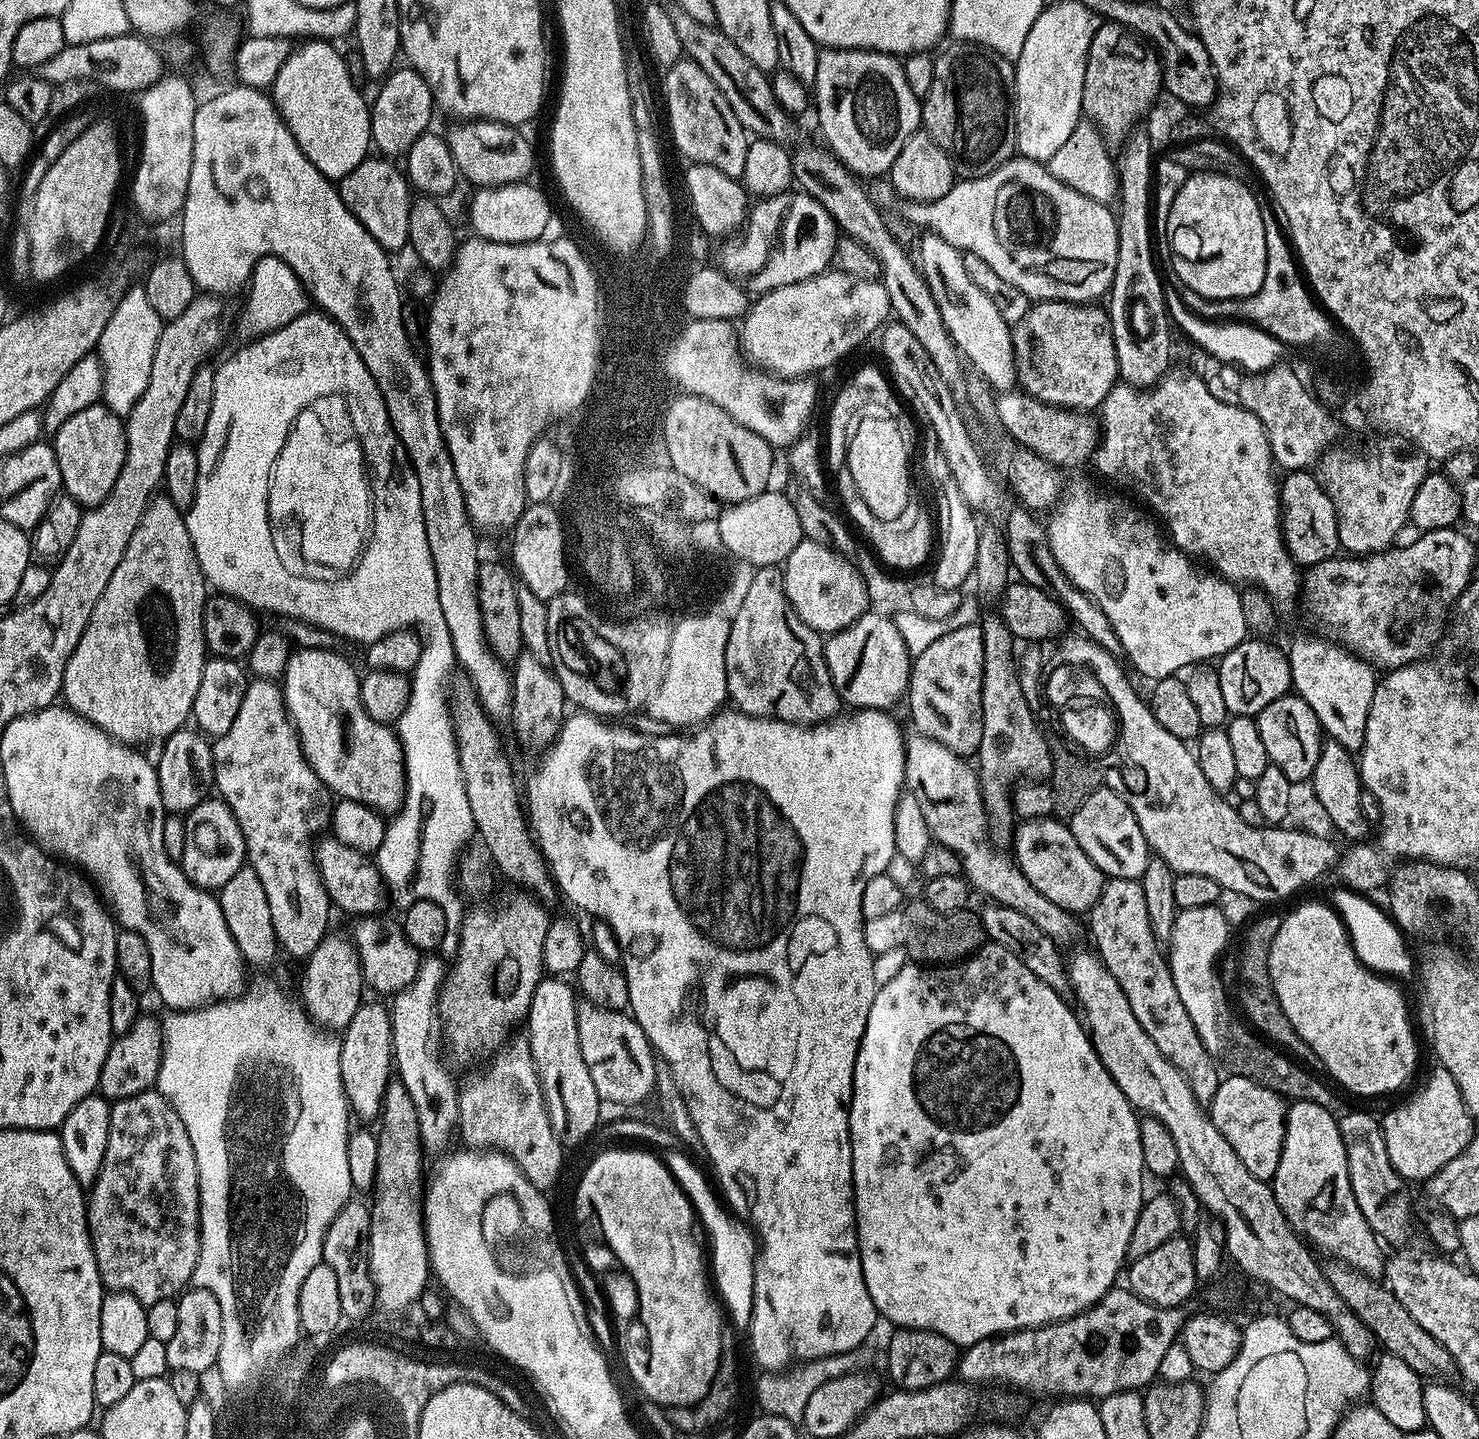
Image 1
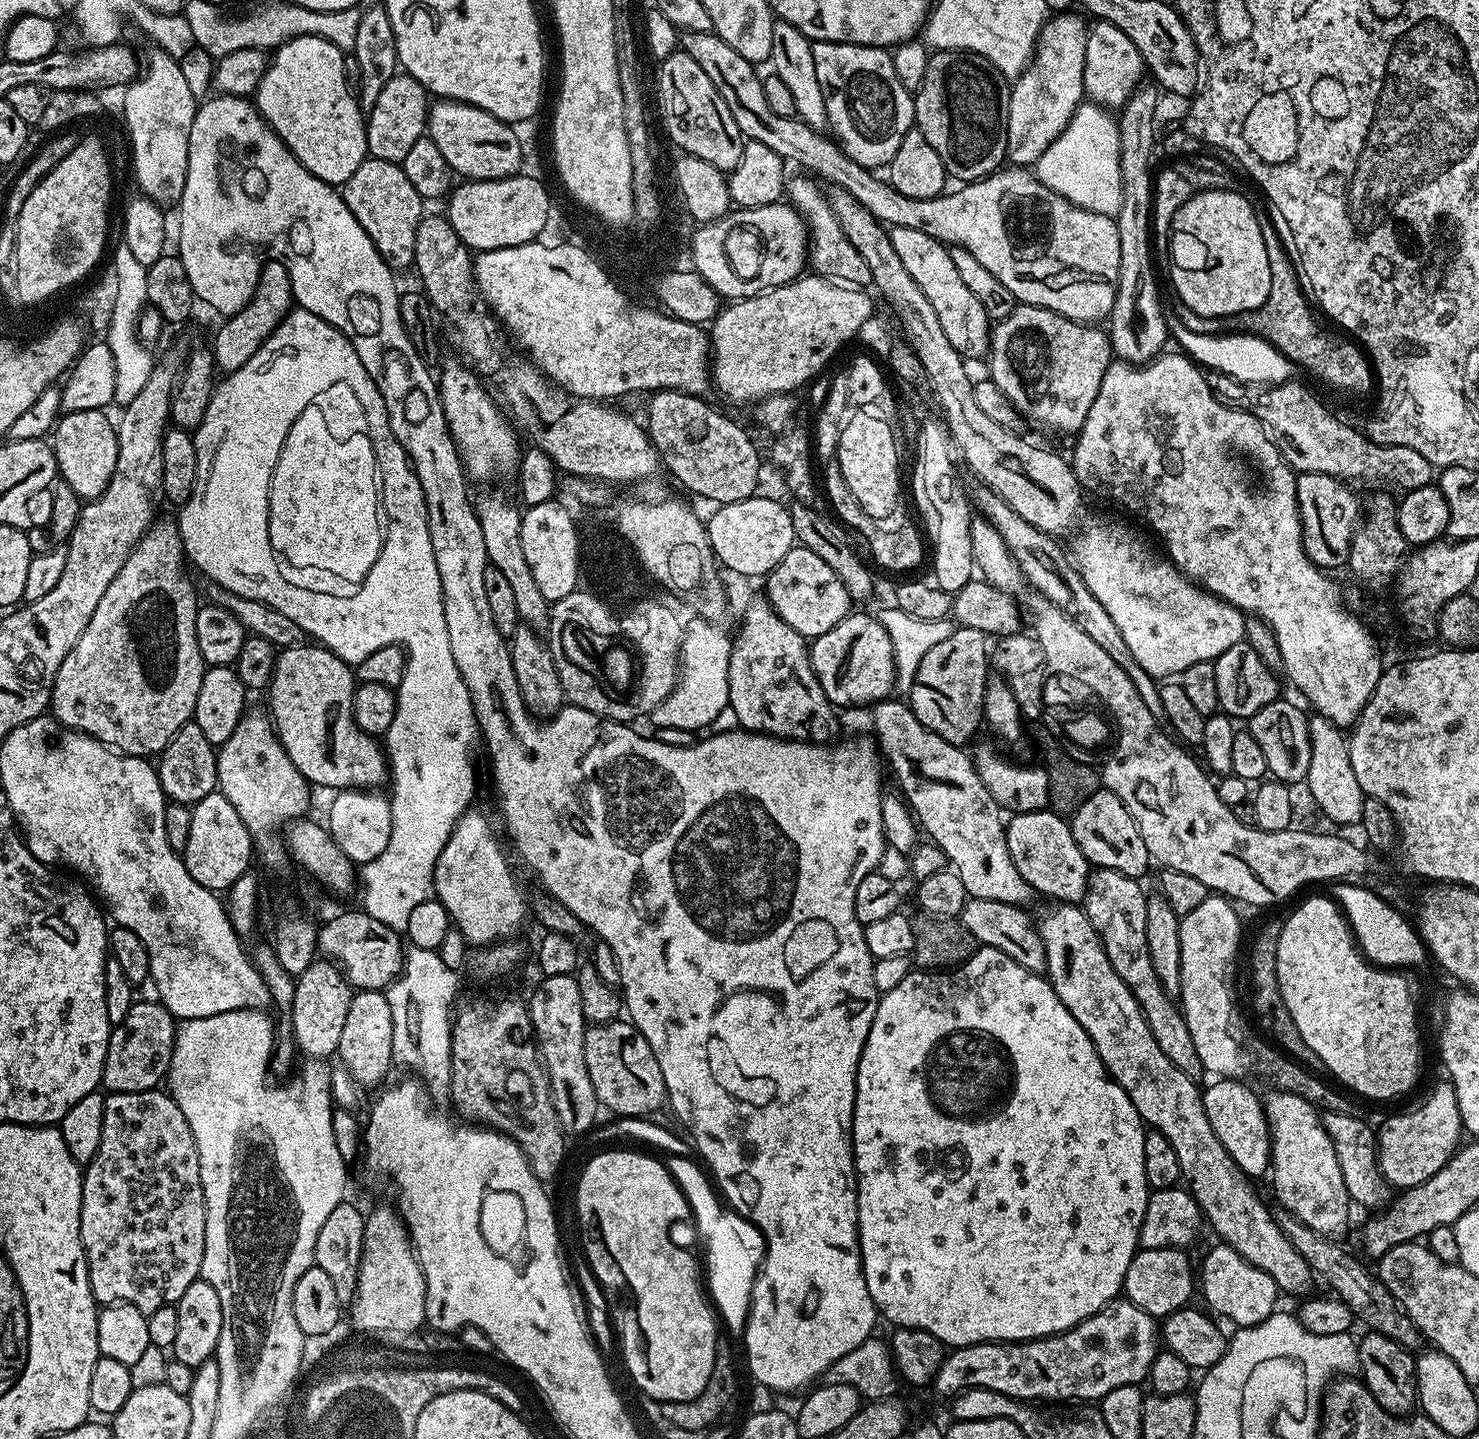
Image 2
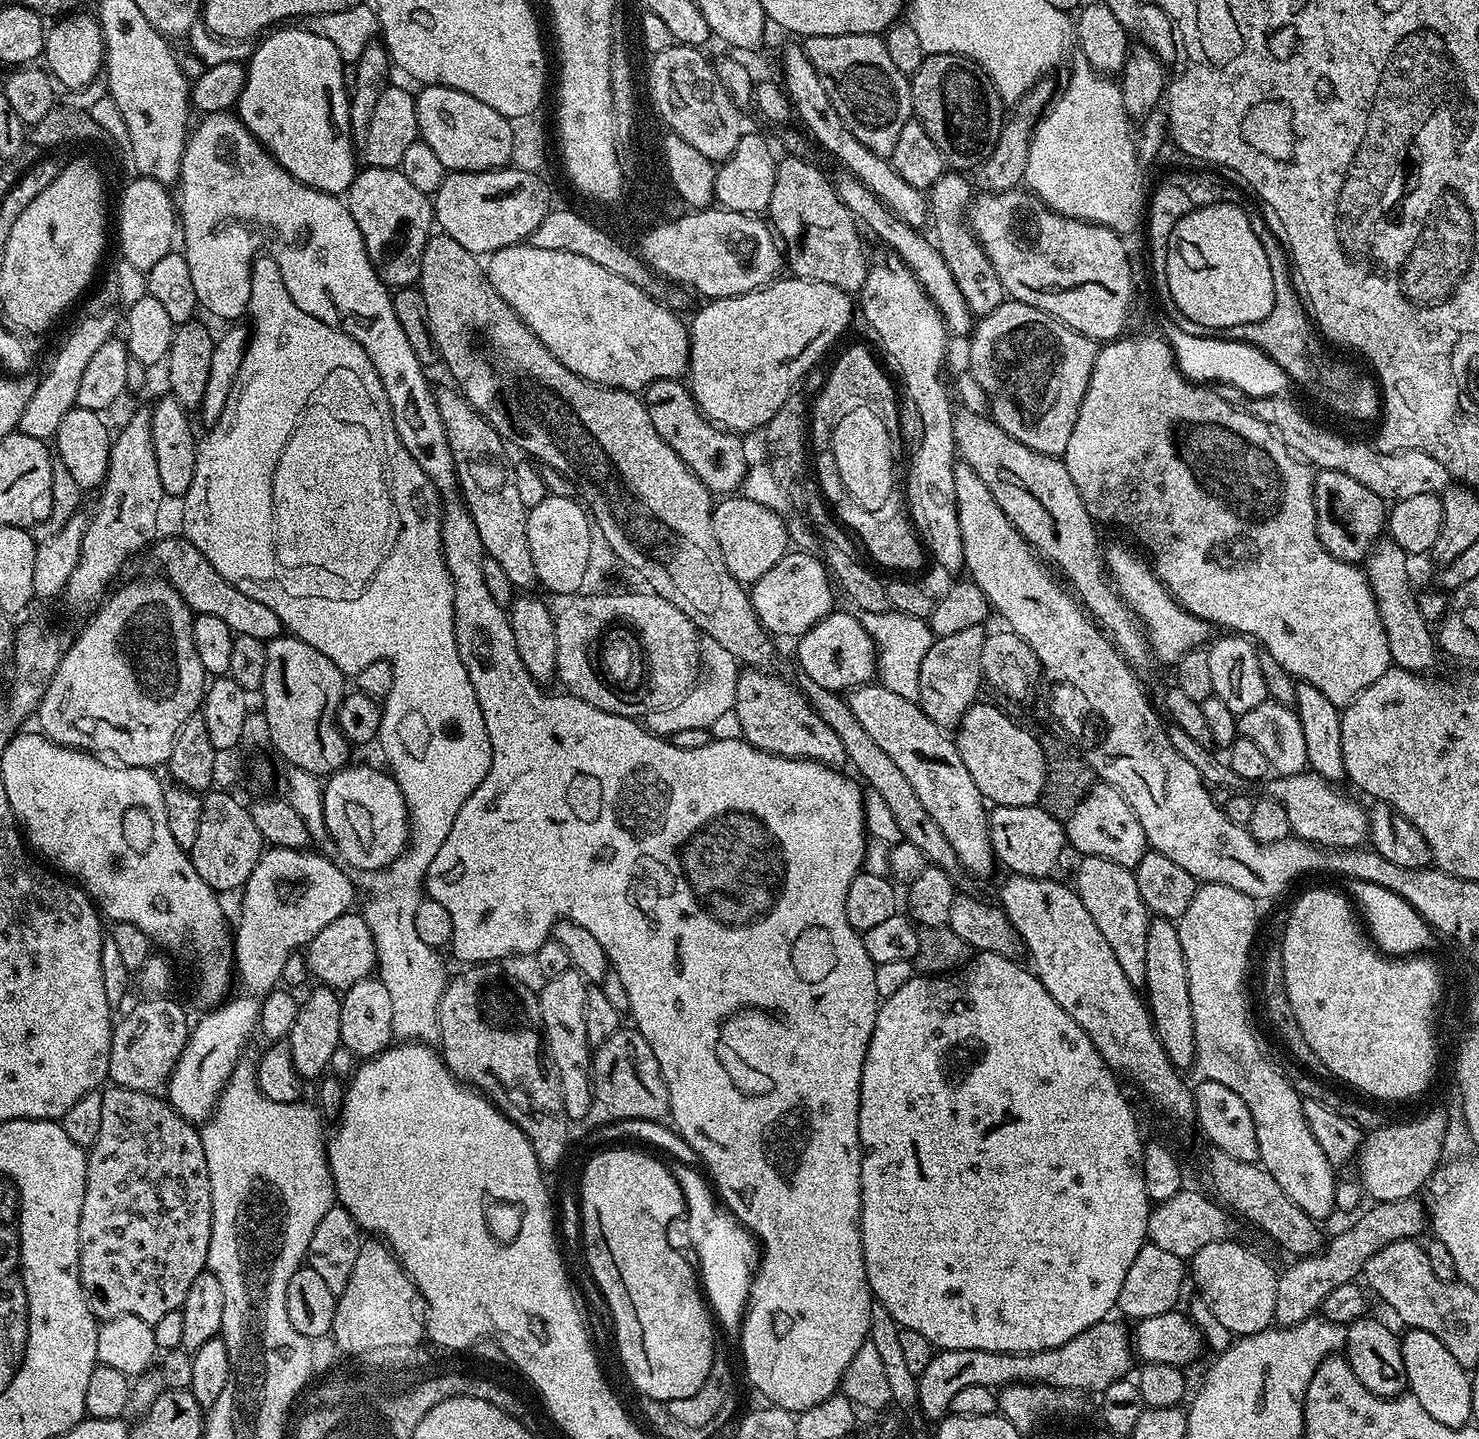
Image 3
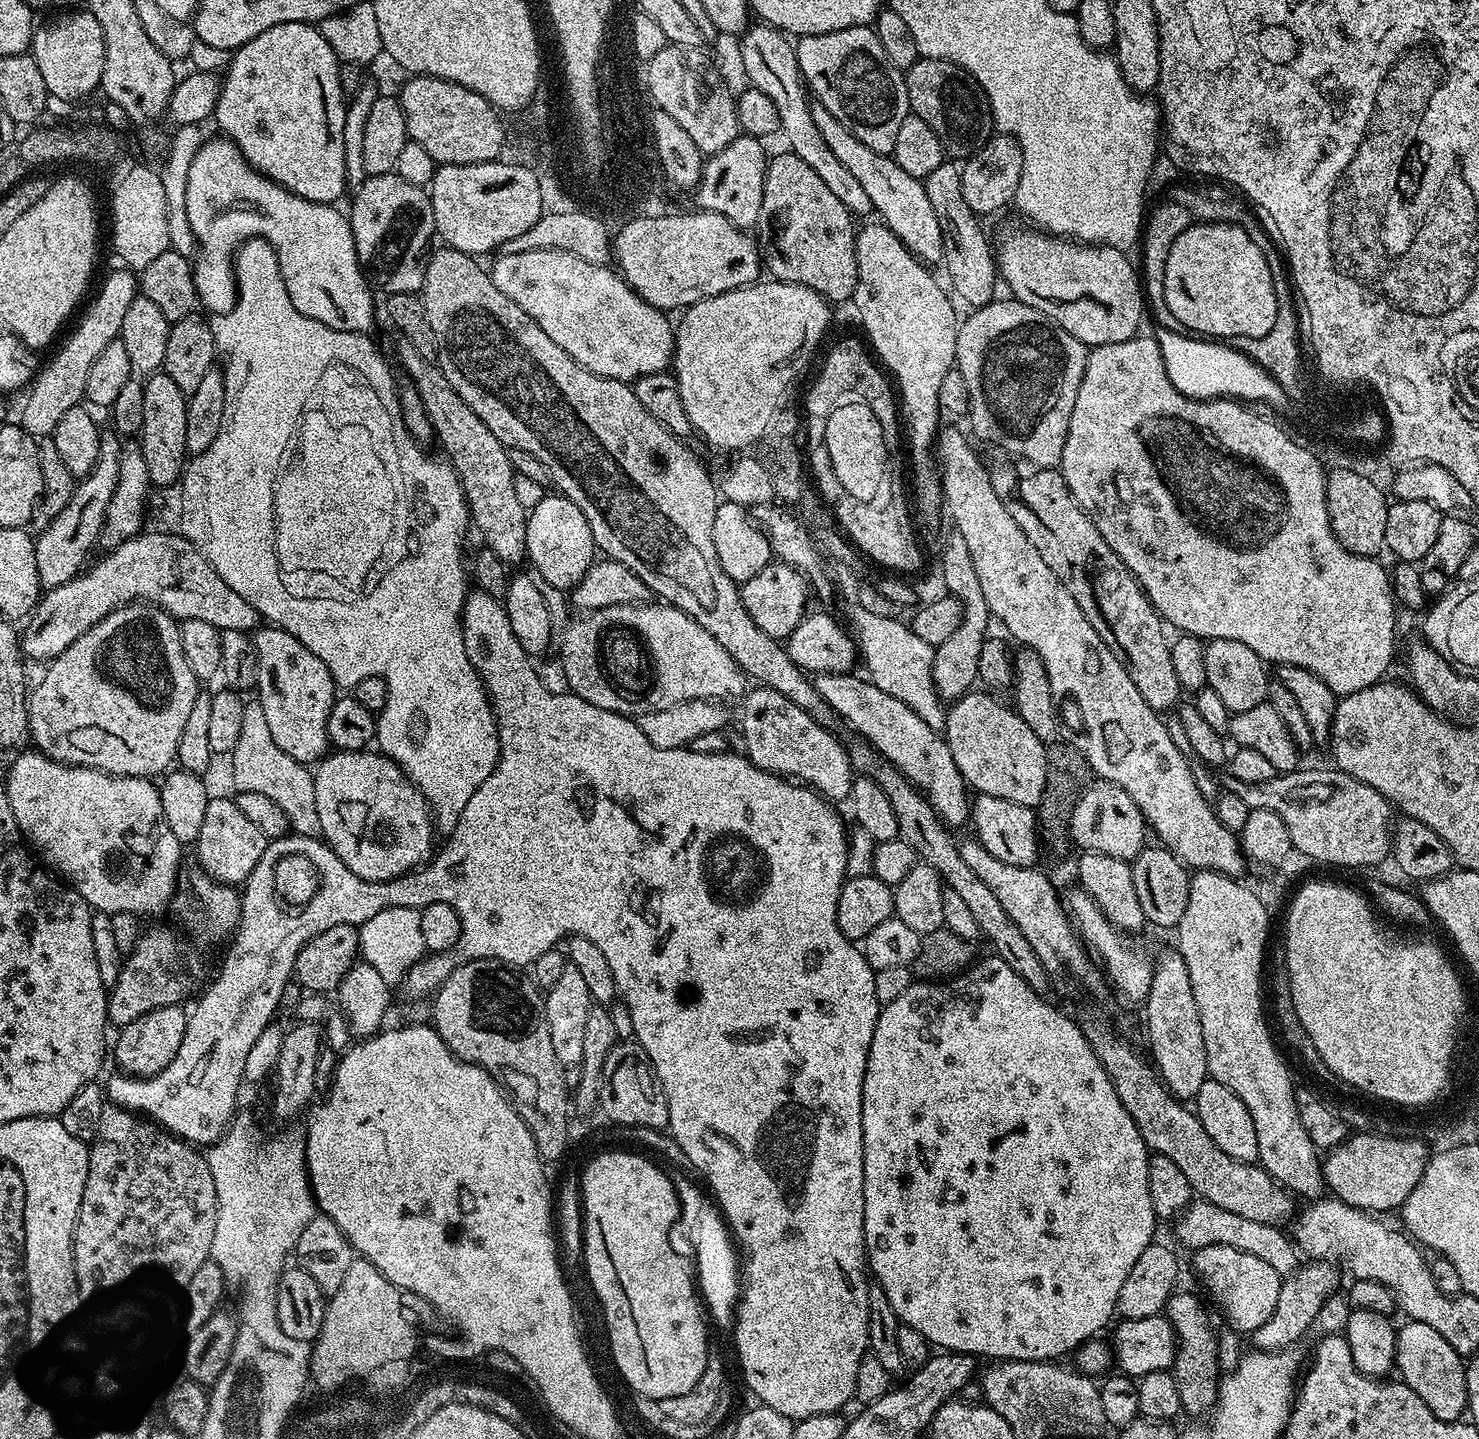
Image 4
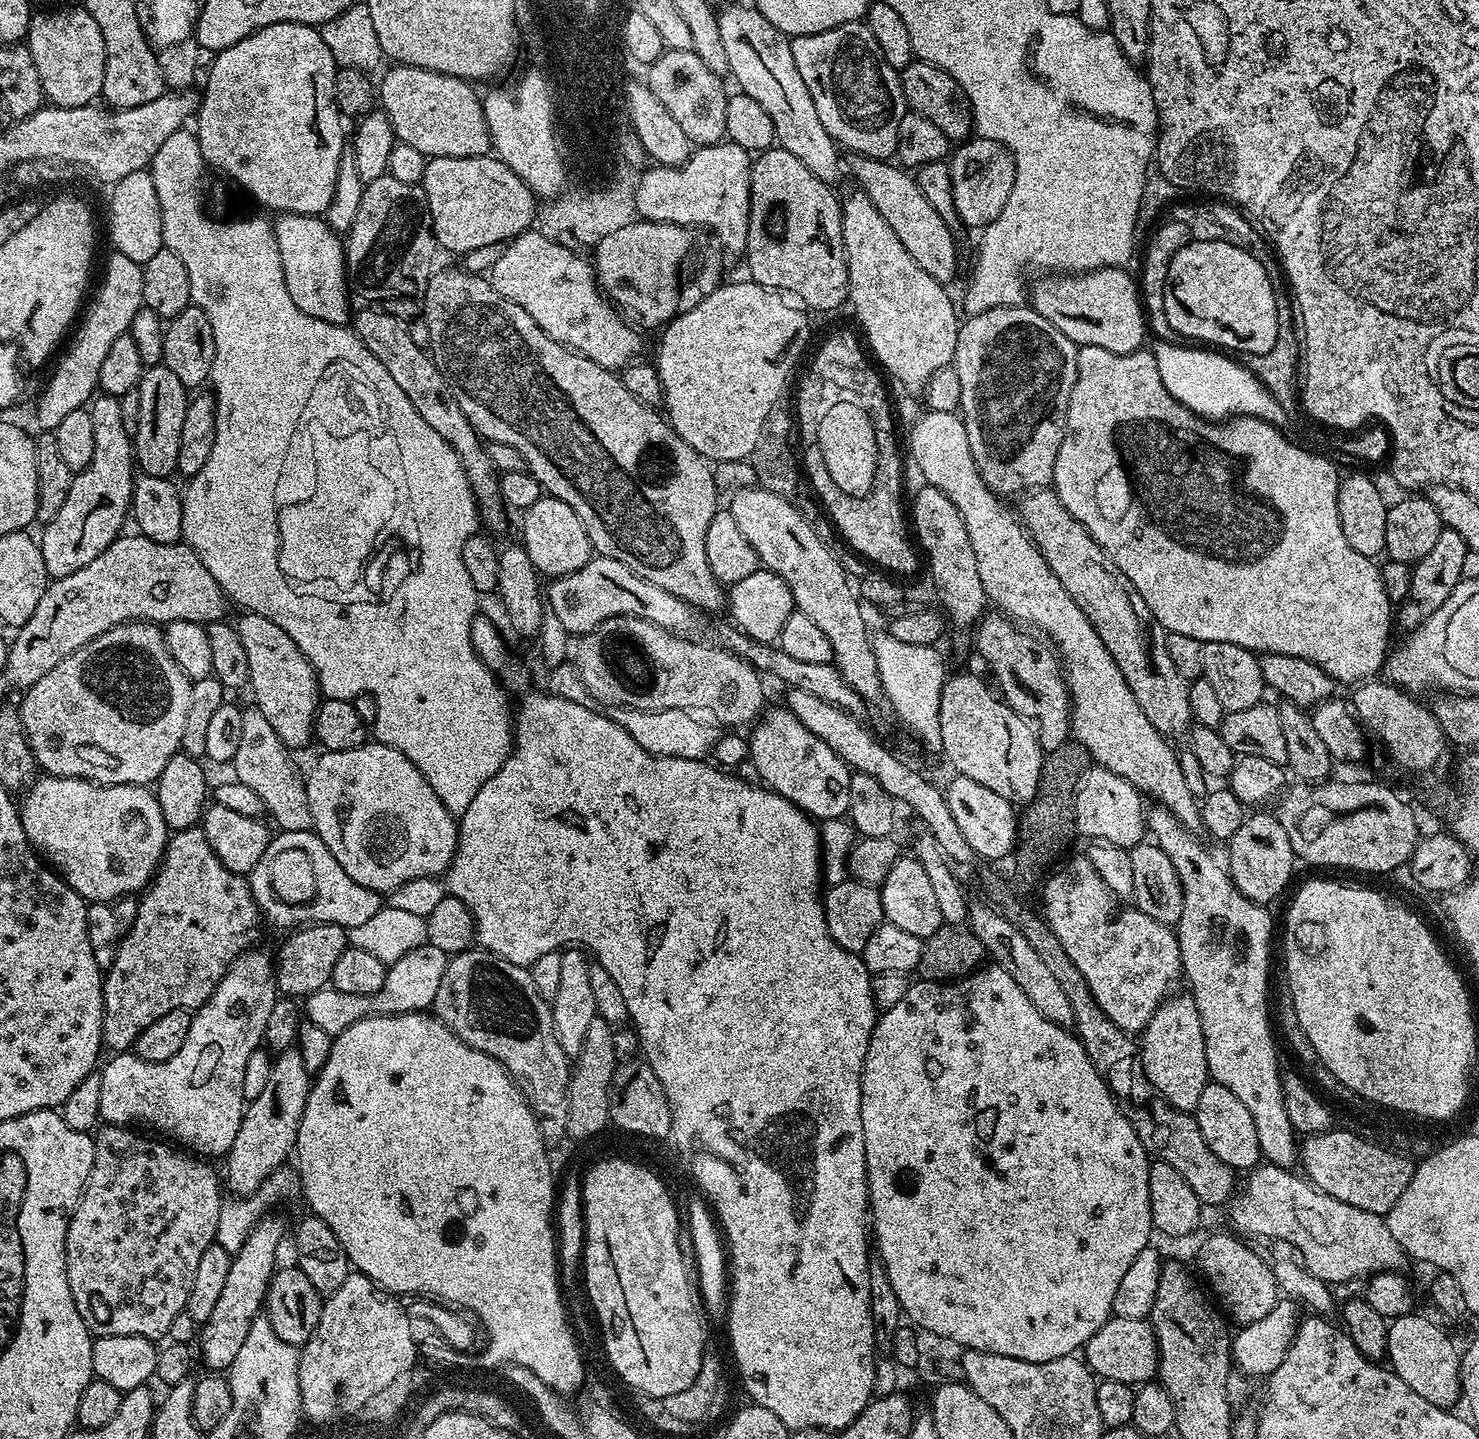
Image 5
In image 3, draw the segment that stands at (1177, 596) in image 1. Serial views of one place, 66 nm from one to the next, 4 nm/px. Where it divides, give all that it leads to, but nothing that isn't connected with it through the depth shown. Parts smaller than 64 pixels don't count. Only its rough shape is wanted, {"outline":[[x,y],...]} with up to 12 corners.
{"outline":[[1109,547],[1106,568],[1157,661],[1209,643],[1145,561]]}

